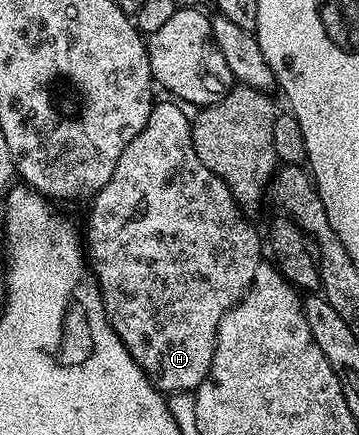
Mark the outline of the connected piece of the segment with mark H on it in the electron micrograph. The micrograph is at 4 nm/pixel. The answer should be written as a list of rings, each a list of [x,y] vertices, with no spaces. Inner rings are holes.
[[[167,101],[171,103],[159,103],[156,102],[152,106],[149,113],[149,121],[145,121],[145,129],[141,129],[141,133],[137,133],[137,137],[133,137],[133,141],[129,141],[129,145],[125,145],[125,153],[121,153],[121,157],[117,161],[117,165],[113,169],[113,177],[109,177],[109,181],[105,181],[105,185],[102,189],[95,192],[93,198],[90,200],[91,212],[87,215],[87,231],[85,227],[85,254],[89,260],[89,266],[95,276],[95,281],[99,285],[99,292],[103,298],[103,304],[105,305],[105,313],[107,314],[107,320],[112,329],[117,333],[117,337],[121,337],[121,341],[125,345],[125,349],[129,349],[129,353],[137,361],[137,365],[145,372],[154,382],[155,386],[164,393],[174,393],[176,391],[190,391],[194,392],[196,387],[200,387],[205,381],[205,377],[209,373],[211,368],[211,362],[213,361],[213,353],[215,352],[215,338],[217,337],[217,329],[221,325],[221,317],[225,317],[225,313],[230,307],[236,307],[239,304],[240,299],[243,298],[243,294],[249,289],[249,285],[253,279],[253,273],[259,268],[261,262],[261,256],[259,256],[259,243],[261,247],[261,235],[251,228],[251,223],[248,216],[245,214],[242,207],[233,197],[233,193],[225,185],[225,181],[221,181],[221,177],[217,177],[217,173],[213,173],[209,169],[205,169],[205,165],[201,161],[201,157],[197,157],[197,149],[193,149],[193,137],[191,136],[192,120],[187,119],[187,115],[182,106],[175,101]]]

